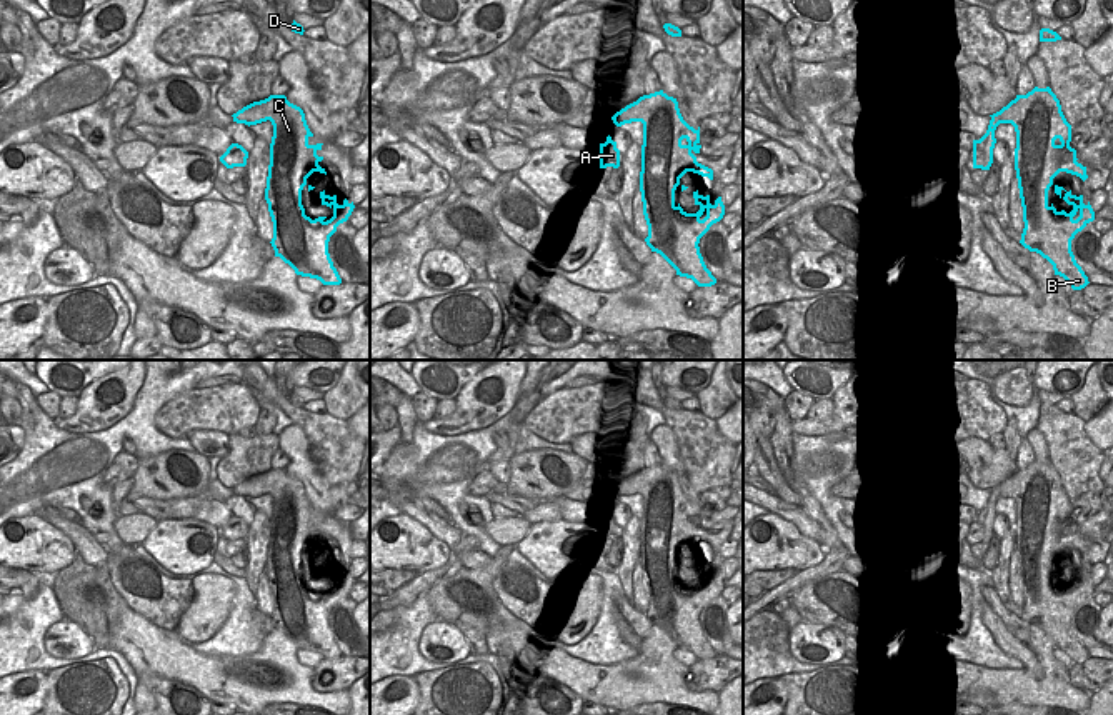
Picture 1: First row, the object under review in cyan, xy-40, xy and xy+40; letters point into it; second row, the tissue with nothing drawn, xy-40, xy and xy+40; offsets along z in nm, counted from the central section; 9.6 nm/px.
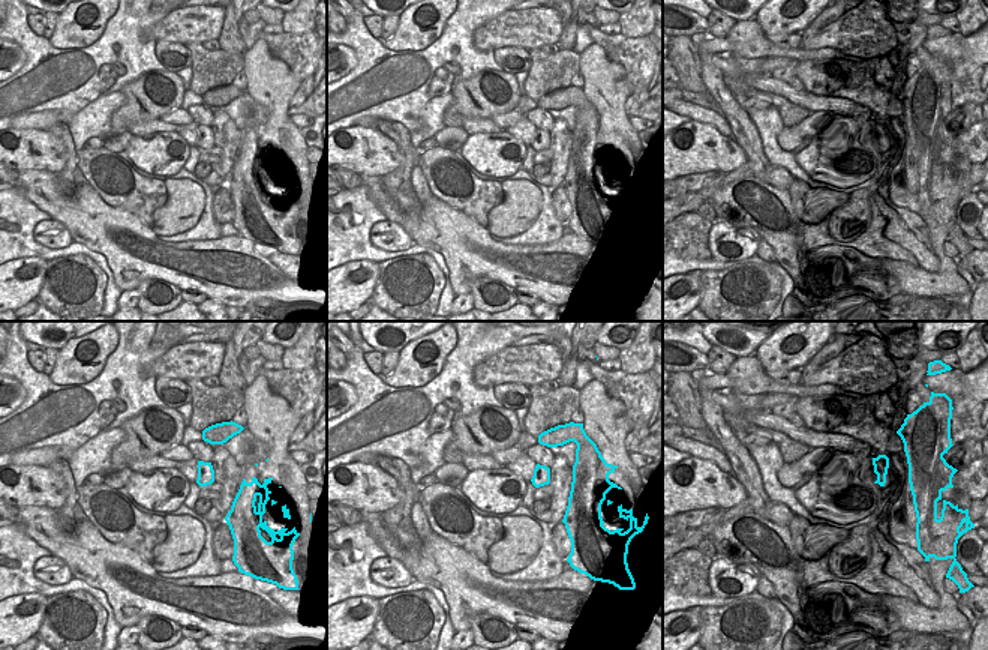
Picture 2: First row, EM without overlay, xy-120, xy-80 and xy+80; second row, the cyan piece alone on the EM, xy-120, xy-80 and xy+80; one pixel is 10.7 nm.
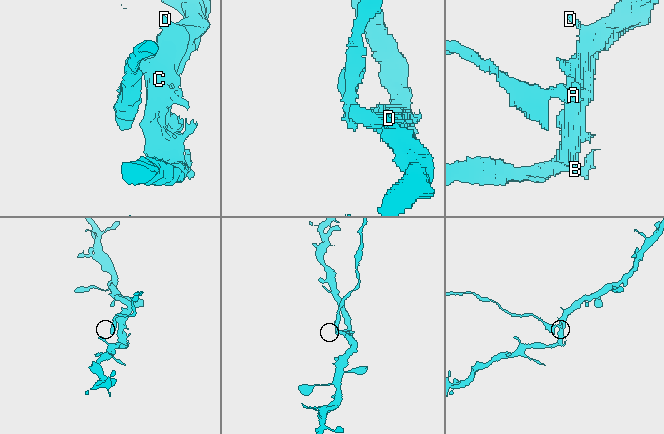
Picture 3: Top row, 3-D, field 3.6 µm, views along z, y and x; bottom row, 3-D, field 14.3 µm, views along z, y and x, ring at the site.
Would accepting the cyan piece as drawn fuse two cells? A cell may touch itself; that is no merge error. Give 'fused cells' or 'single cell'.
fused cells

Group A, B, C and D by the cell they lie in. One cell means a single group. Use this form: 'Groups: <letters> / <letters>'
Groups: A / B C D.

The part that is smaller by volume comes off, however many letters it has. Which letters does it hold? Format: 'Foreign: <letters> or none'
Foreign: A

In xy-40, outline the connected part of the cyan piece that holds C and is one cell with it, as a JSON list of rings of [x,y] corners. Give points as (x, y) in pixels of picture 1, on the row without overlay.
[[[270,468],[253,475],[232,488],[233,495],[257,498],[270,493],[273,510],[270,517],[270,538],[265,573],[273,595],[272,620],[275,630],[288,637],[297,648],[320,653],[323,658],[340,658],[342,652],[328,627],[330,610],[337,600],[348,593],[355,578],[347,572],[337,577],[337,568],[320,565],[322,578],[333,583],[333,590],[312,593],[302,578],[302,563],[315,560],[307,557],[313,545],[325,547],[318,537],[323,530],[317,525],[323,517],[310,518],[310,505],[305,487],[290,477],[285,468]]]

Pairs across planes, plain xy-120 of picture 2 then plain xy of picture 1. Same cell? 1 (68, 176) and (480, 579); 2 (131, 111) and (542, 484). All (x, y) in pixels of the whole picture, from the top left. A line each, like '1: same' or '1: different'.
1: same
2: same

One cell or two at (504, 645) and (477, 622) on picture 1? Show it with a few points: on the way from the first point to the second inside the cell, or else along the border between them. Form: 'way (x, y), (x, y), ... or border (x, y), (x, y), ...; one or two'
border (502, 605), (490, 622), (485, 644); two

